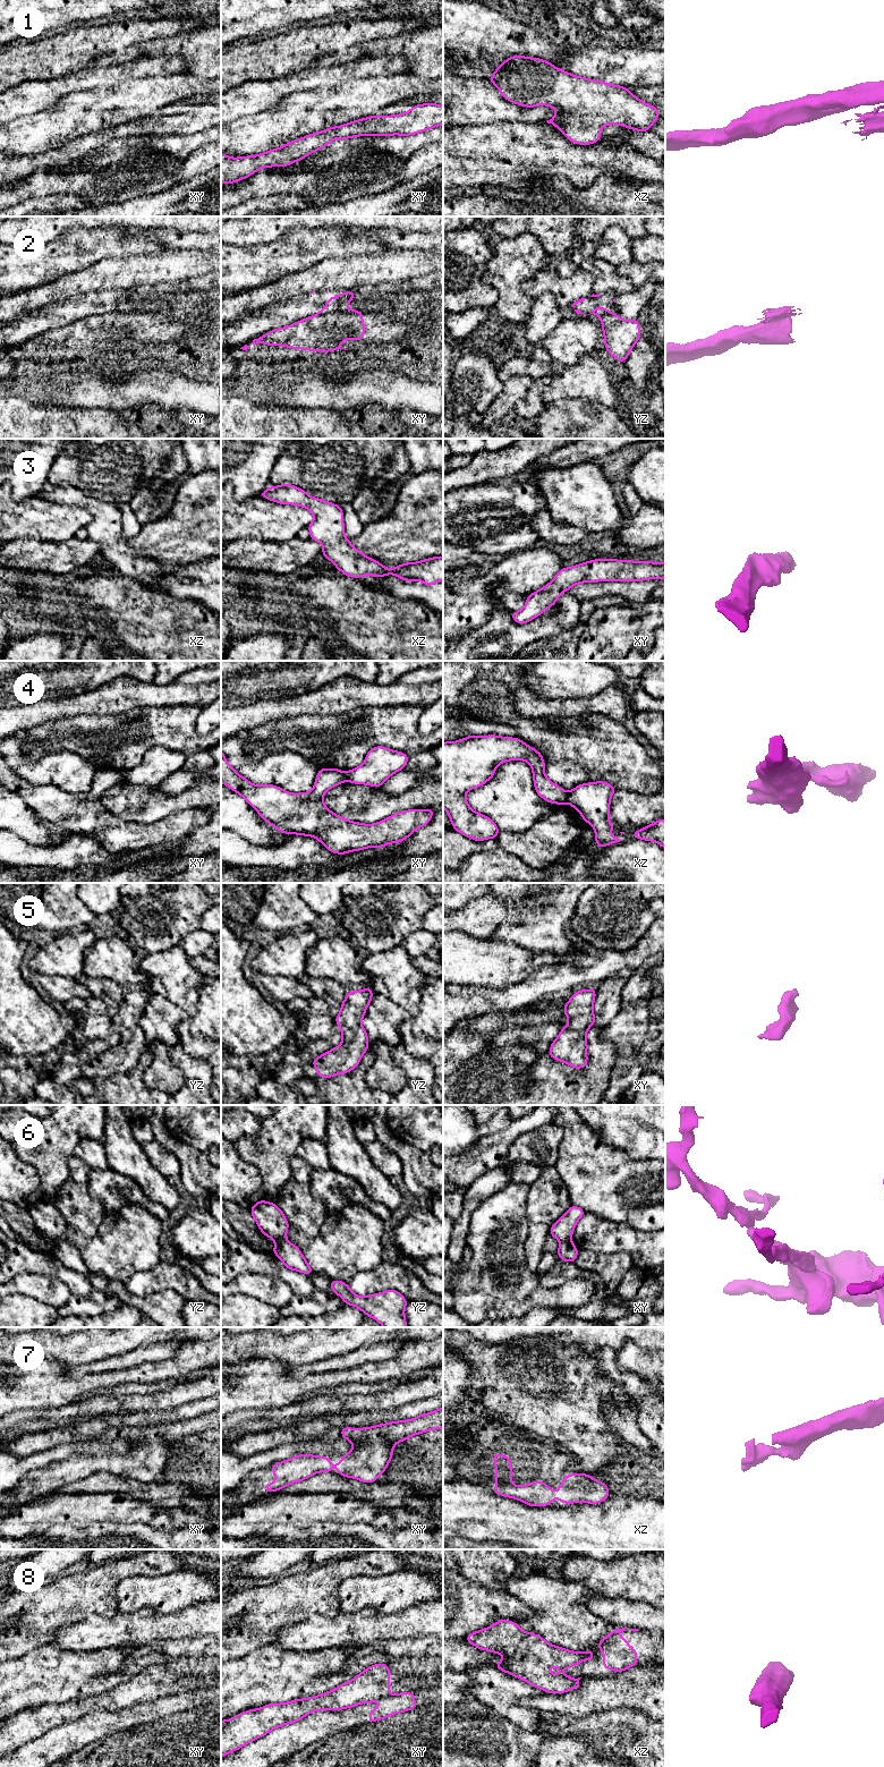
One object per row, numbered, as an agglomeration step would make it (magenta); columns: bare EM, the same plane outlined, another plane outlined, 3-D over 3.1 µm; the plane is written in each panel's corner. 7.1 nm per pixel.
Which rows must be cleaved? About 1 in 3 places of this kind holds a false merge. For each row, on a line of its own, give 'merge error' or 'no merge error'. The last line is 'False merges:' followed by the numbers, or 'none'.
1: no merge error
2: merge error
3: no merge error
4: merge error
5: no merge error
6: merge error
7: no merge error
8: merge error
False merges: 2, 4, 6, 8

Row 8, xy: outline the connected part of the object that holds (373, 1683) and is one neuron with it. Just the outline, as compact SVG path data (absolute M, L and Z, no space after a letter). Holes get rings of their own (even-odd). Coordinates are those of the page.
M375 1664L356 1675L350 1682L345 1682L331 1691L322 1694L291 1700L282 1704L269 1704L257 1709L249 1709L227 1721L221 1721L221 1758L241 1749L272 1730L287 1724L296 1723L313 1711L341 1710L355 1707L363 1702L379 1700L390 1692L390 1667L388 1664Z

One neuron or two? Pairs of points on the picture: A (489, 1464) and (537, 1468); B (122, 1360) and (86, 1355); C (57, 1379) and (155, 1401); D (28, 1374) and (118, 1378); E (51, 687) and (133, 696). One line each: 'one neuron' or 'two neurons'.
A: one neuron
B: two neurons
C: two neurons
D: one neuron
E: two neurons

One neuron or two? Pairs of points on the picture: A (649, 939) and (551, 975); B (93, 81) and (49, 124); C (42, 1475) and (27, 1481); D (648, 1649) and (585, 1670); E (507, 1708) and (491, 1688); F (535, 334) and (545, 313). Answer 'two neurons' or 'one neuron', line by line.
A: one neuron
B: two neurons
C: one neuron
D: one neuron
E: one neuron
F: one neuron

